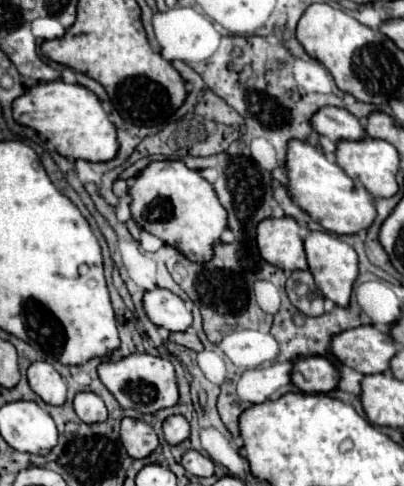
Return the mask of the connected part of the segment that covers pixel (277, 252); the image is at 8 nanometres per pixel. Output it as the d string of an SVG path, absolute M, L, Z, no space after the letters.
M291 217L263 219L257 225L257 247L261 257L283 271L307 269L307 257L299 225Z

